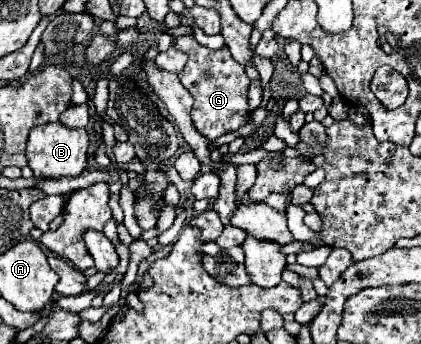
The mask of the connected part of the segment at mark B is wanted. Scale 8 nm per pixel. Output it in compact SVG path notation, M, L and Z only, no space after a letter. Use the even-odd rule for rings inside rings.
M48 122L34 126L26 142L26 158L34 176L62 178L62 176L80 176L86 170L86 150L88 134L84 128L66 128L62 122Z

